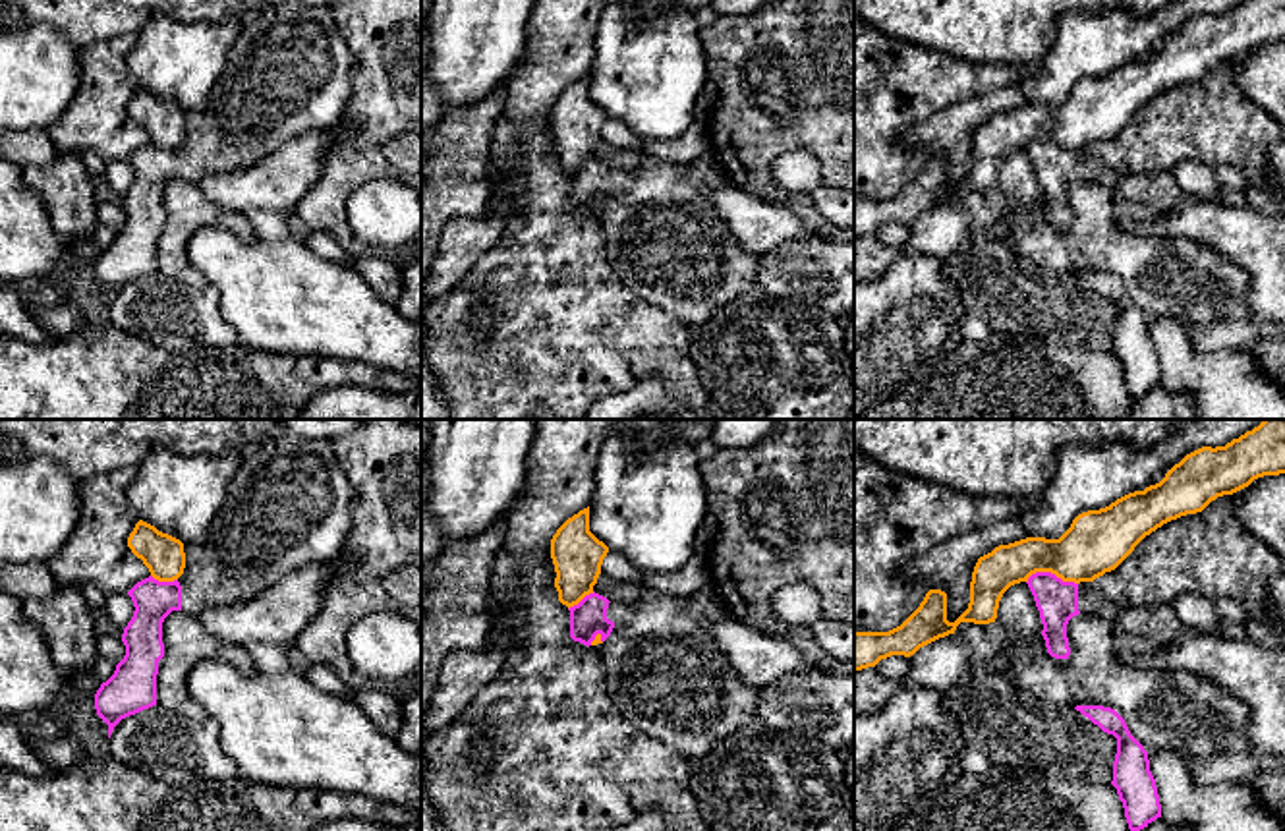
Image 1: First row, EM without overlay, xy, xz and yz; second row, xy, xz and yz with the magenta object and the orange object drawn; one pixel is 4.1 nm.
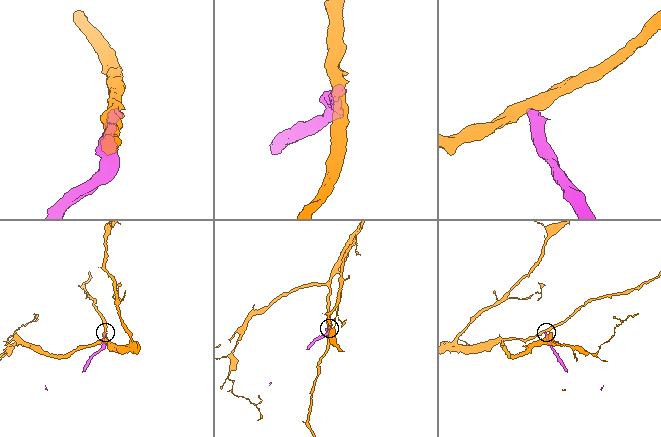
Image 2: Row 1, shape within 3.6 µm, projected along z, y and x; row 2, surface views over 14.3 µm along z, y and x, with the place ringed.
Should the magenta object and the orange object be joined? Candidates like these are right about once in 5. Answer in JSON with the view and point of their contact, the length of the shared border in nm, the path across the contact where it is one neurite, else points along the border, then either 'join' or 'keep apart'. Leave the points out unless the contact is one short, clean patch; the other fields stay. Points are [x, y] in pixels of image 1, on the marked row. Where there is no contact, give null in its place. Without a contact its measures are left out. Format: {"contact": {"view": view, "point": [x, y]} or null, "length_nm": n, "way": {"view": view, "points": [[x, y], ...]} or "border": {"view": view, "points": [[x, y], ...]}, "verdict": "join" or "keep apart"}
{"contact": {"view": "yz", "point": [1050, 573]}, "length_nm": 220, "border": {"view": "yz", "points": [[1027, 578], [1036, 573], [1054, 573], [1077, 584]]}, "verdict": "keep apart"}

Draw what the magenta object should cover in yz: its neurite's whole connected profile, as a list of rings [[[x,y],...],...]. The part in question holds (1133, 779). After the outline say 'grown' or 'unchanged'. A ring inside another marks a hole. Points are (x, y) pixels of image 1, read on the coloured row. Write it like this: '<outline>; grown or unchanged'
[[[1076,705],[1084,717],[1117,738],[1113,781],[1130,831],[1161,817],[1161,804],[1144,746],[1130,734],[1125,719],[1111,707]]]; unchanged

